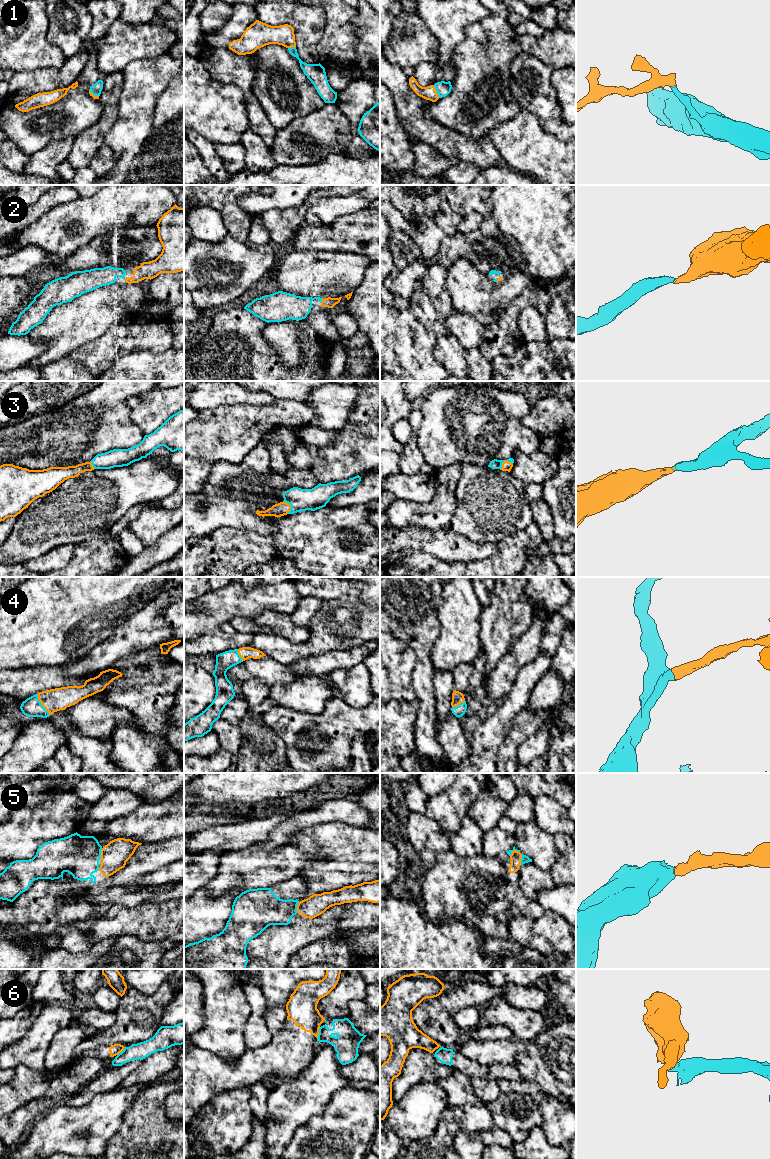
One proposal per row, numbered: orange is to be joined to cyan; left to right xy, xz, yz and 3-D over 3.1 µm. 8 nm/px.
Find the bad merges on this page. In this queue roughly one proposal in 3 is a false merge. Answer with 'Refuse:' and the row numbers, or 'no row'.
Refuse: 6

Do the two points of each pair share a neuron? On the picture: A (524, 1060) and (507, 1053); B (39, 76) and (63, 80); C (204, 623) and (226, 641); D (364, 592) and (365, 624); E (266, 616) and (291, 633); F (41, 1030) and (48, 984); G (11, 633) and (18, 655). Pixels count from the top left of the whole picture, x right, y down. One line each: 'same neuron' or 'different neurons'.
A: different neurons
B: same neuron
C: different neurons
D: different neurons
E: same neuron
F: different neurons
G: same neuron

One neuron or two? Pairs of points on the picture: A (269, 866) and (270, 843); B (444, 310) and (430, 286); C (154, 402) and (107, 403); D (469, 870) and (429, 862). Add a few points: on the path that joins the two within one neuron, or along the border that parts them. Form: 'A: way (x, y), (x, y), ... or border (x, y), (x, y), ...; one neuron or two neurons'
A: border (256, 843), (266, 848), (284, 845); two neurons
B: way (442, 304), (440, 295), (436, 291); one neuron
C: border (147, 391), (126, 402), (136, 425); two neurons
D: border (436, 854), (436, 862), (427, 870); two neurons

